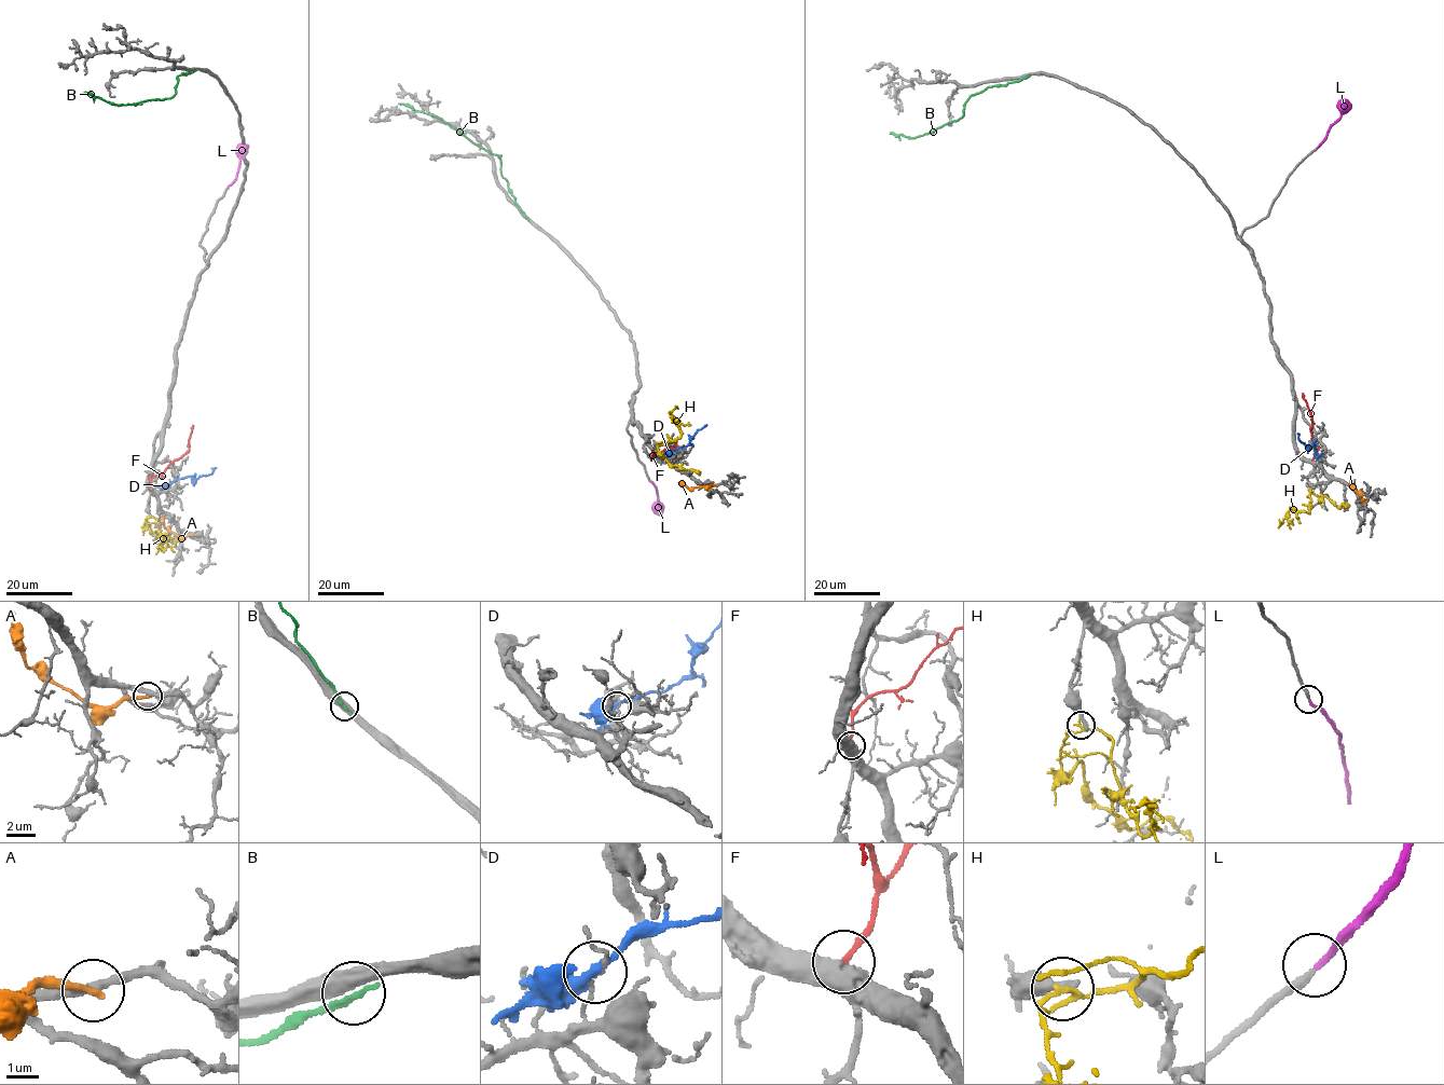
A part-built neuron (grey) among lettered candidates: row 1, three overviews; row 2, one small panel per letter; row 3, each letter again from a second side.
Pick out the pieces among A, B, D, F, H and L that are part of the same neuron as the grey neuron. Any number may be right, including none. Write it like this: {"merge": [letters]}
{"merge": ["L"]}

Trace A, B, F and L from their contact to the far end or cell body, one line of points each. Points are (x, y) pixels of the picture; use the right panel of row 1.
A: (1363, 494), (1361, 499), (1350, 480)
B: (1028, 76), (972, 94), (964, 104), (963, 115), (930, 133), (916, 137), (890, 134)
F: (1311, 459), (1316, 450), (1310, 429), (1311, 419), (1303, 393)
L: (1317, 148), (1339, 117), (1346, 99)

